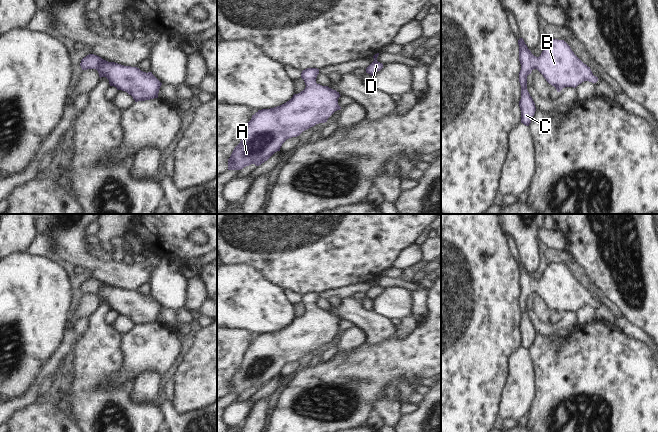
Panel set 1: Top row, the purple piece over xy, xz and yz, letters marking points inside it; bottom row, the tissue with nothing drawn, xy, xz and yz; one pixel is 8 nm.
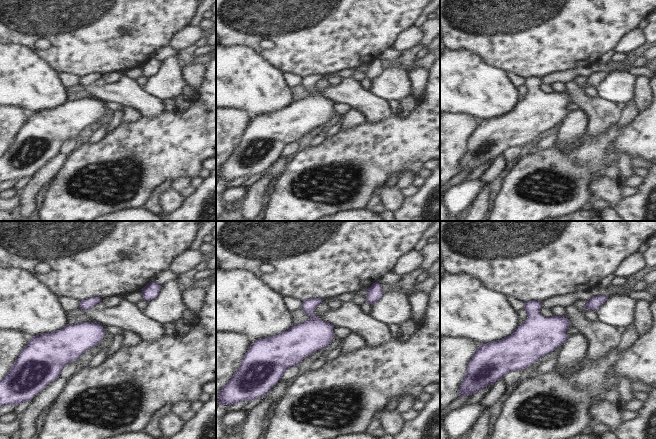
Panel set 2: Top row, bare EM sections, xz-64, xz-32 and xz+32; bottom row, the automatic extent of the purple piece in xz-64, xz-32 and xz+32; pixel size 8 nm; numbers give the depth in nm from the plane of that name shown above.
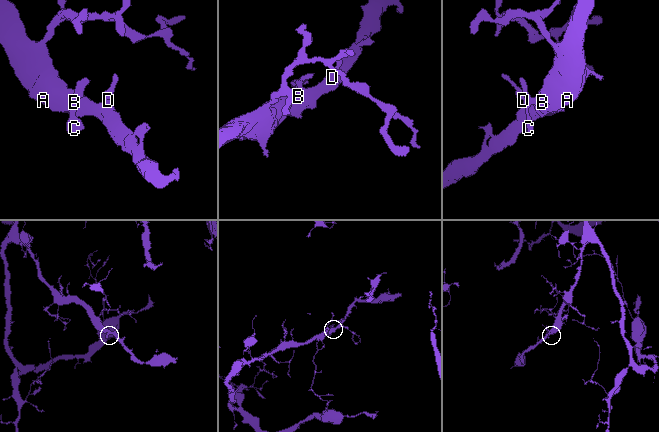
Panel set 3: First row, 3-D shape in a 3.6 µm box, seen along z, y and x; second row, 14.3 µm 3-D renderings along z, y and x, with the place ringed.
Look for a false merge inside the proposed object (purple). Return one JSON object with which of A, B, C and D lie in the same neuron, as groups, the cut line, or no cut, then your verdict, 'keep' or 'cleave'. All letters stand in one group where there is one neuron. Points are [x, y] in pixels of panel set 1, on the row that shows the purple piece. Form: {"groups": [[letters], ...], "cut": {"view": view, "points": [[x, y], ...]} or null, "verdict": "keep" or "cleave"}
{"groups": [["A", "B", "C", "D"]], "cut": null, "verdict": "keep"}

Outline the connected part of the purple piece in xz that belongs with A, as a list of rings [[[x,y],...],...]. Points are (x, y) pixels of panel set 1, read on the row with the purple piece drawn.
[[[307,68],[302,71],[301,78],[305,82],[305,89],[286,103],[270,108],[258,110],[252,115],[245,128],[240,143],[234,148],[228,159],[228,170],[241,170],[246,166],[261,165],[275,152],[280,151],[282,144],[289,138],[299,136],[303,131],[319,123],[327,122],[328,118],[341,107],[338,105],[339,92],[316,83],[319,69]]]

